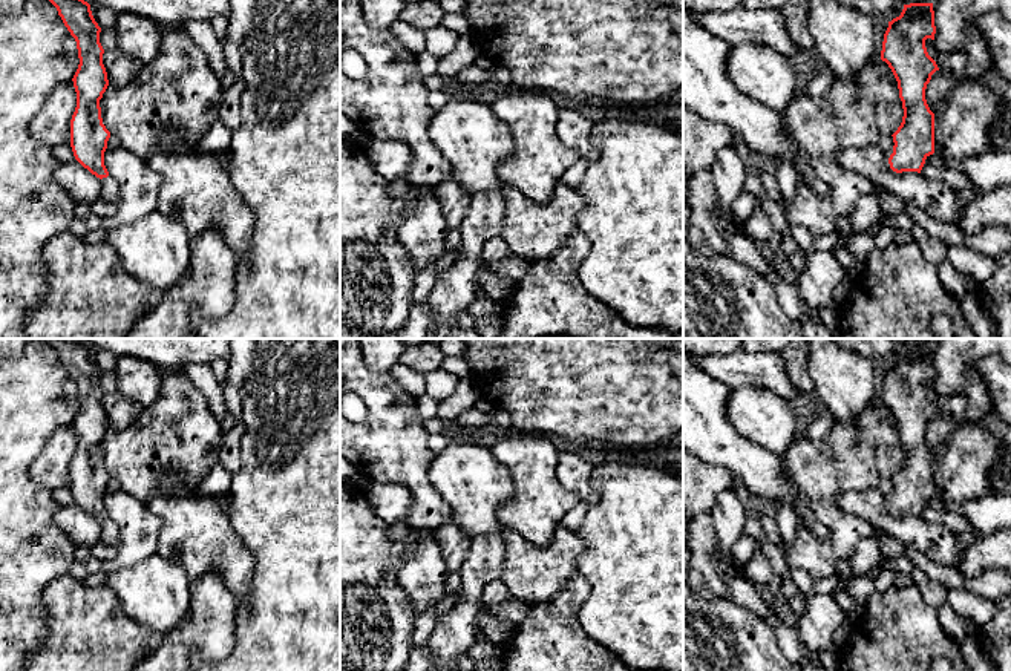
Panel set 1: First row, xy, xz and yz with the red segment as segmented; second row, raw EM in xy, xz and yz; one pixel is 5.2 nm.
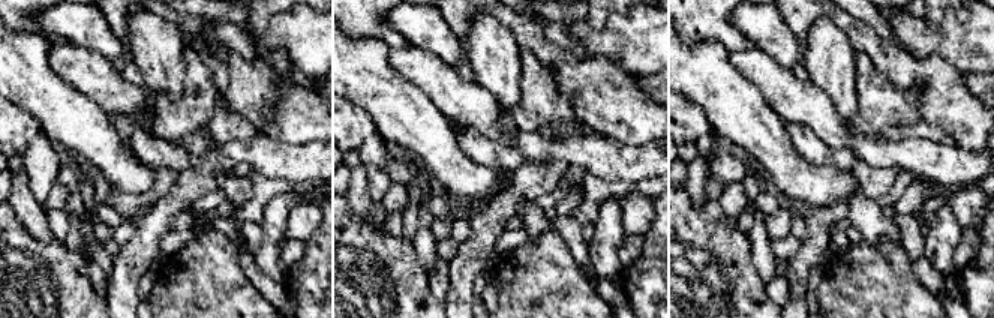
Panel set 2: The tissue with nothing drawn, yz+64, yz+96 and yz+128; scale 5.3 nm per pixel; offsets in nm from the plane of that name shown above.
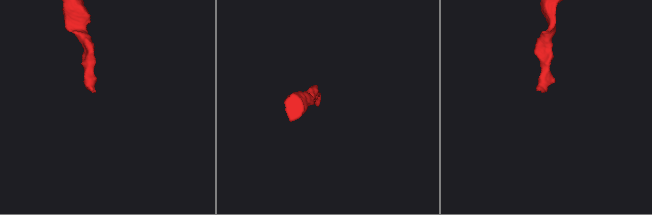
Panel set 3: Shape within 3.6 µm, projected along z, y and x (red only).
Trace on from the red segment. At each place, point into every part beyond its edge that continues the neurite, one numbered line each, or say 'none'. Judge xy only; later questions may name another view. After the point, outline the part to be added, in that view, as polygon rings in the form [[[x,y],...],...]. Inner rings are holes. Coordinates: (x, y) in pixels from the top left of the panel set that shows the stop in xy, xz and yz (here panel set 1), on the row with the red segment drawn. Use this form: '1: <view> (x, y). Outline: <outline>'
1: xy (111, 192). Outline: [[[110,176],[101,179],[101,199],[119,202],[119,187]]]

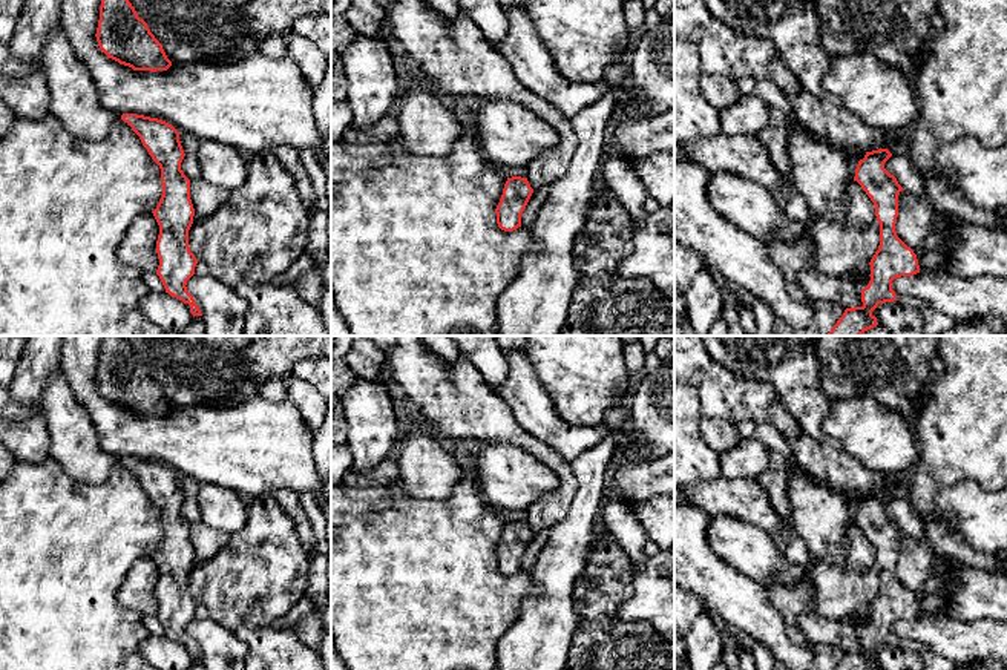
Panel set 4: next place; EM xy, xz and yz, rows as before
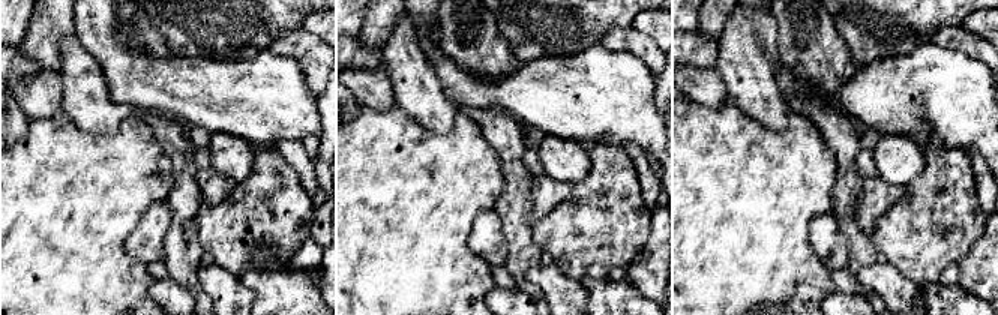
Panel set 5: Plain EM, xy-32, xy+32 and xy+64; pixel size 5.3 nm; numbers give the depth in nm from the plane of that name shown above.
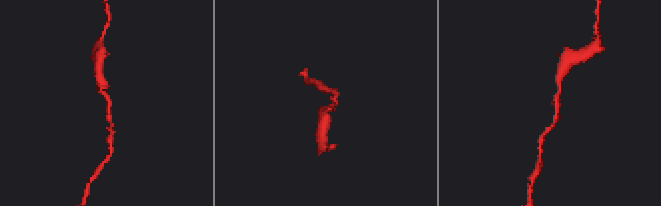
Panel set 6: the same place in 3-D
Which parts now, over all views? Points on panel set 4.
none

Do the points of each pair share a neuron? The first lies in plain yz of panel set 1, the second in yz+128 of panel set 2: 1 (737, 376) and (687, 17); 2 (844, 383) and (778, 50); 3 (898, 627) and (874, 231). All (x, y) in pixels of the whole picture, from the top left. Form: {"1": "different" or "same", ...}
{"1": "different", "2": "different", "3": "different"}

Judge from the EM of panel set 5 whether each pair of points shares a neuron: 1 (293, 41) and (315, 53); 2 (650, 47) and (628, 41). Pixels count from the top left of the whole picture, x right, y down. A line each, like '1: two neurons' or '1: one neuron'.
1: one neuron
2: one neuron

